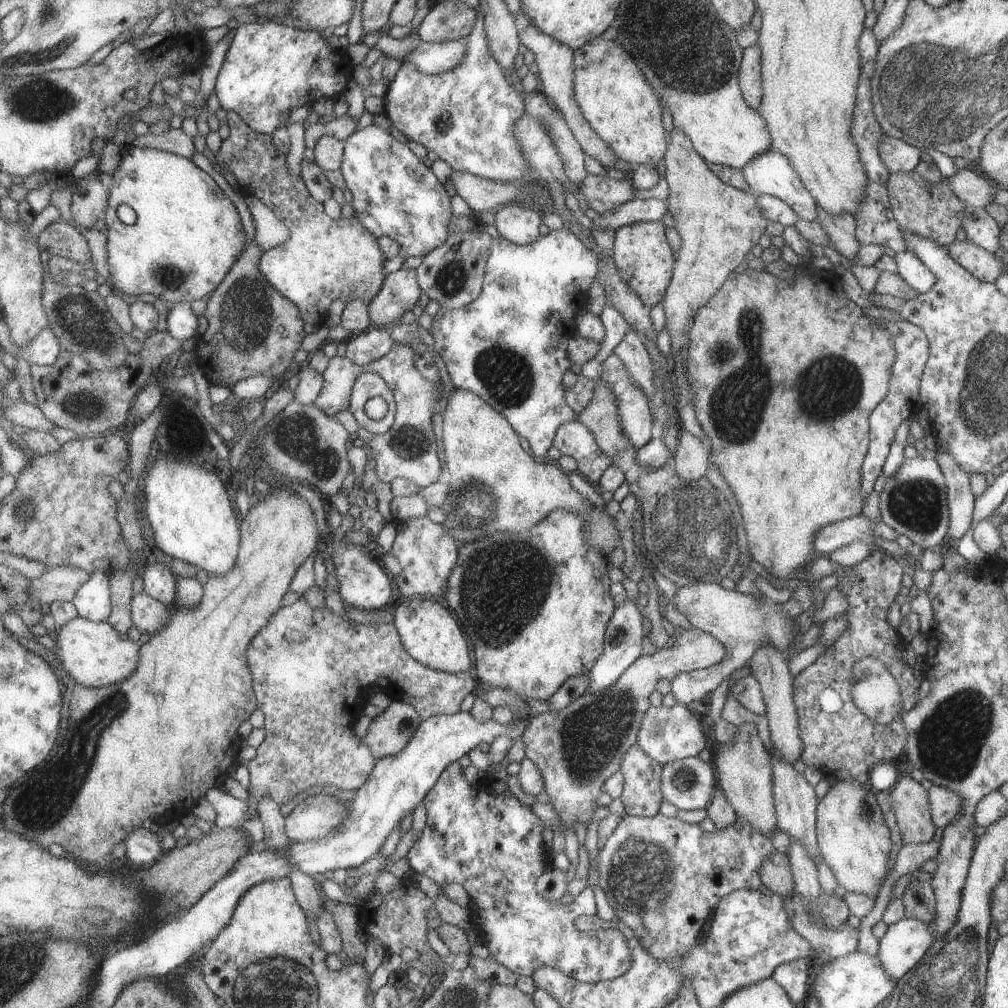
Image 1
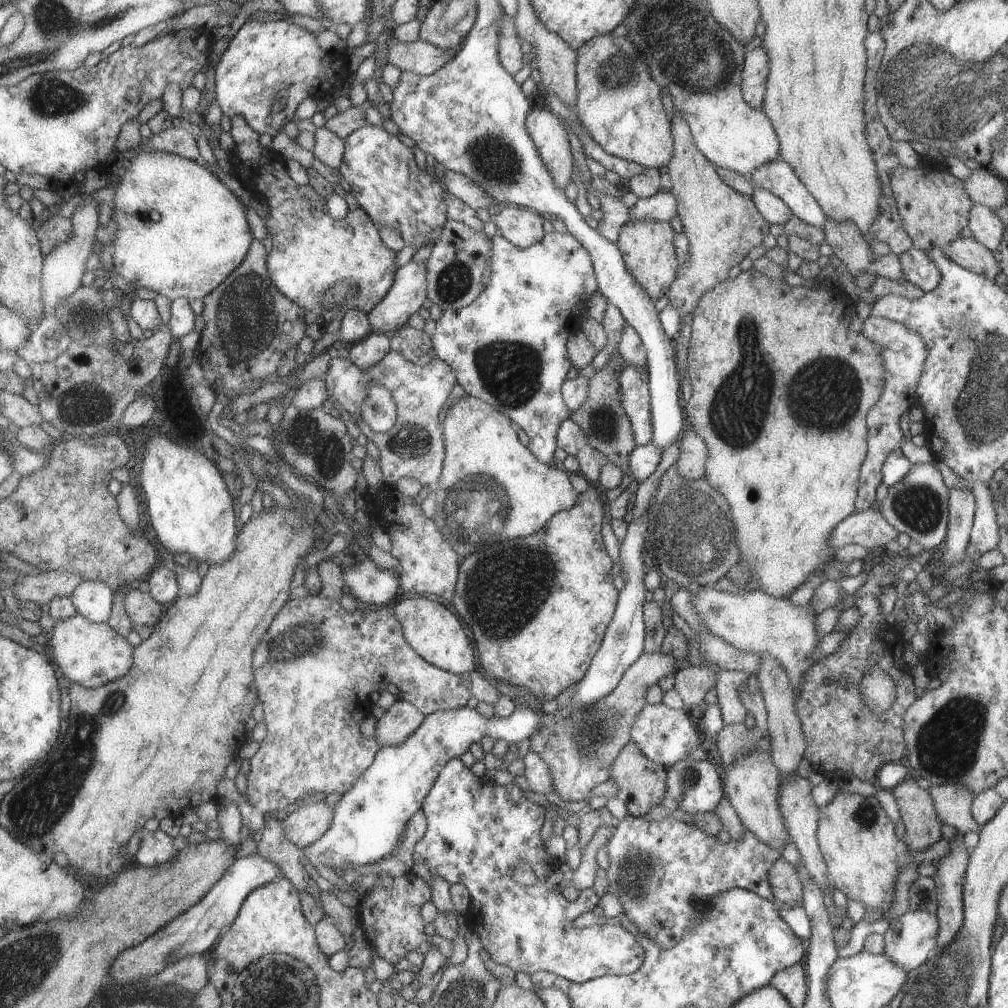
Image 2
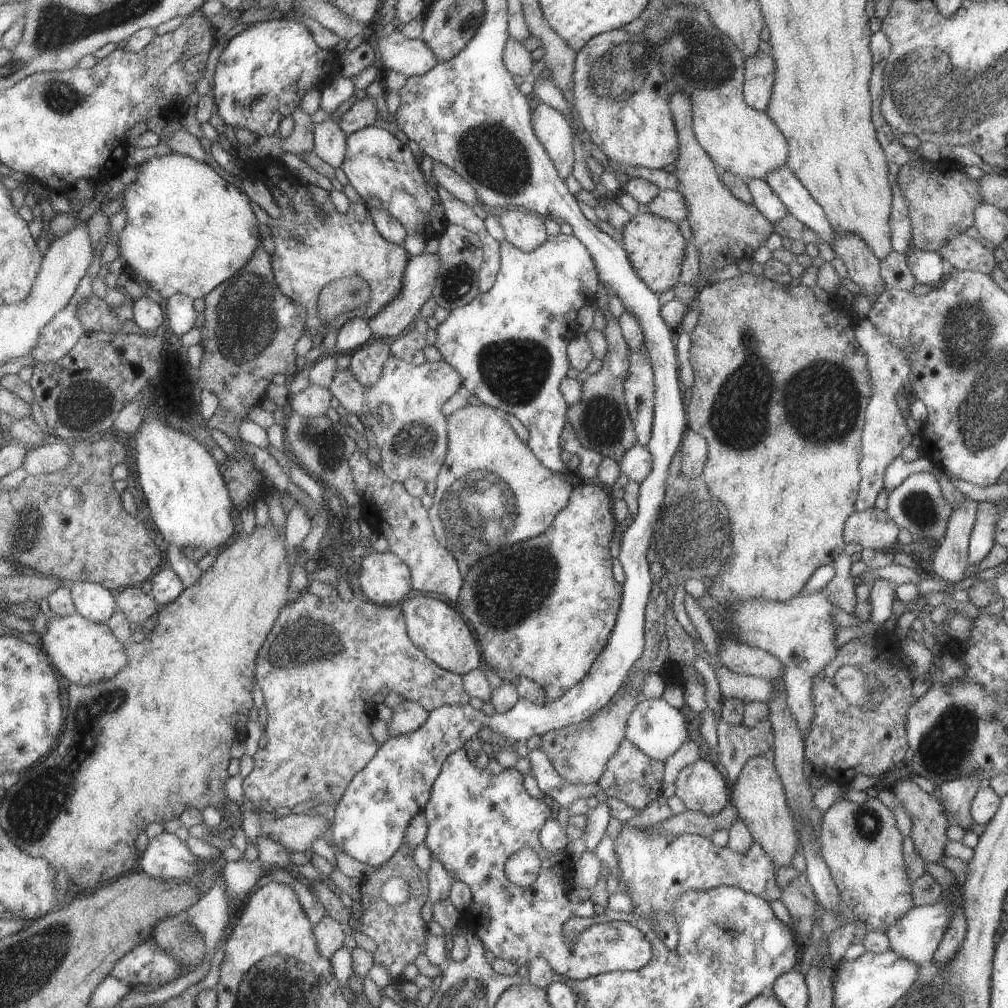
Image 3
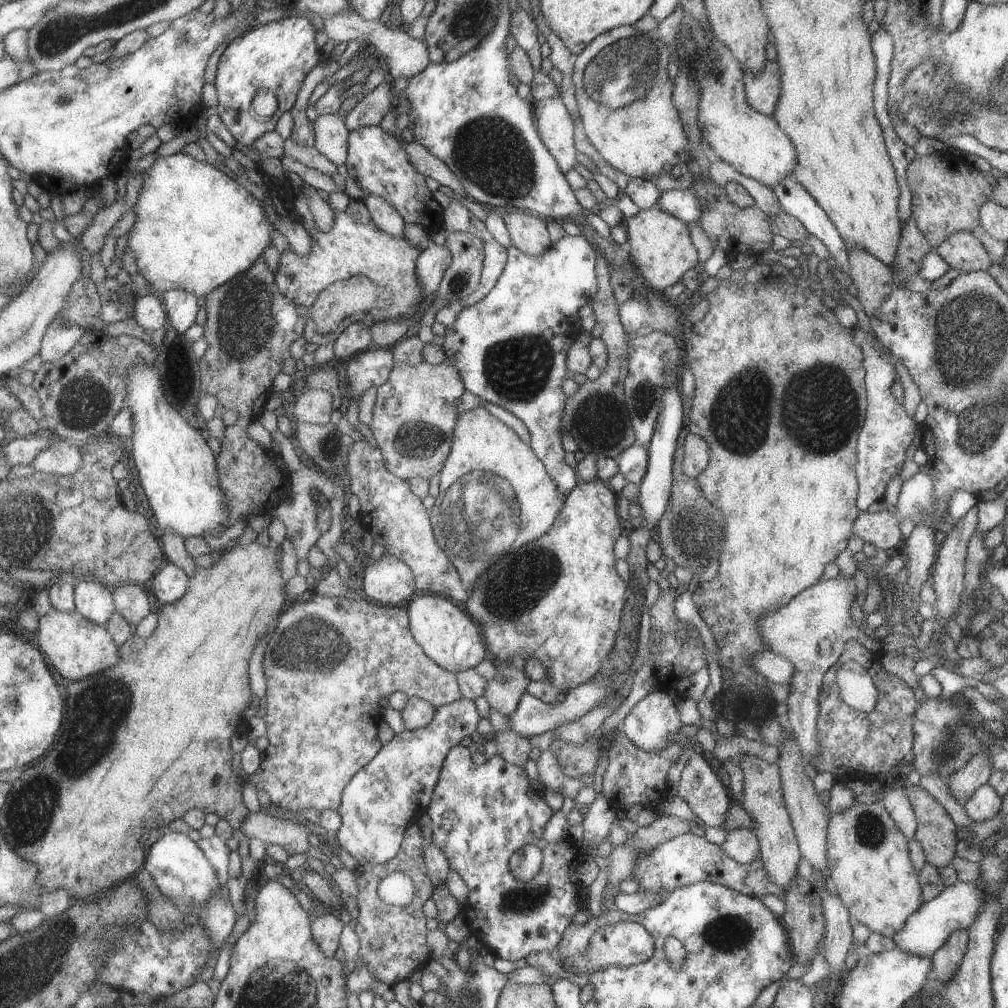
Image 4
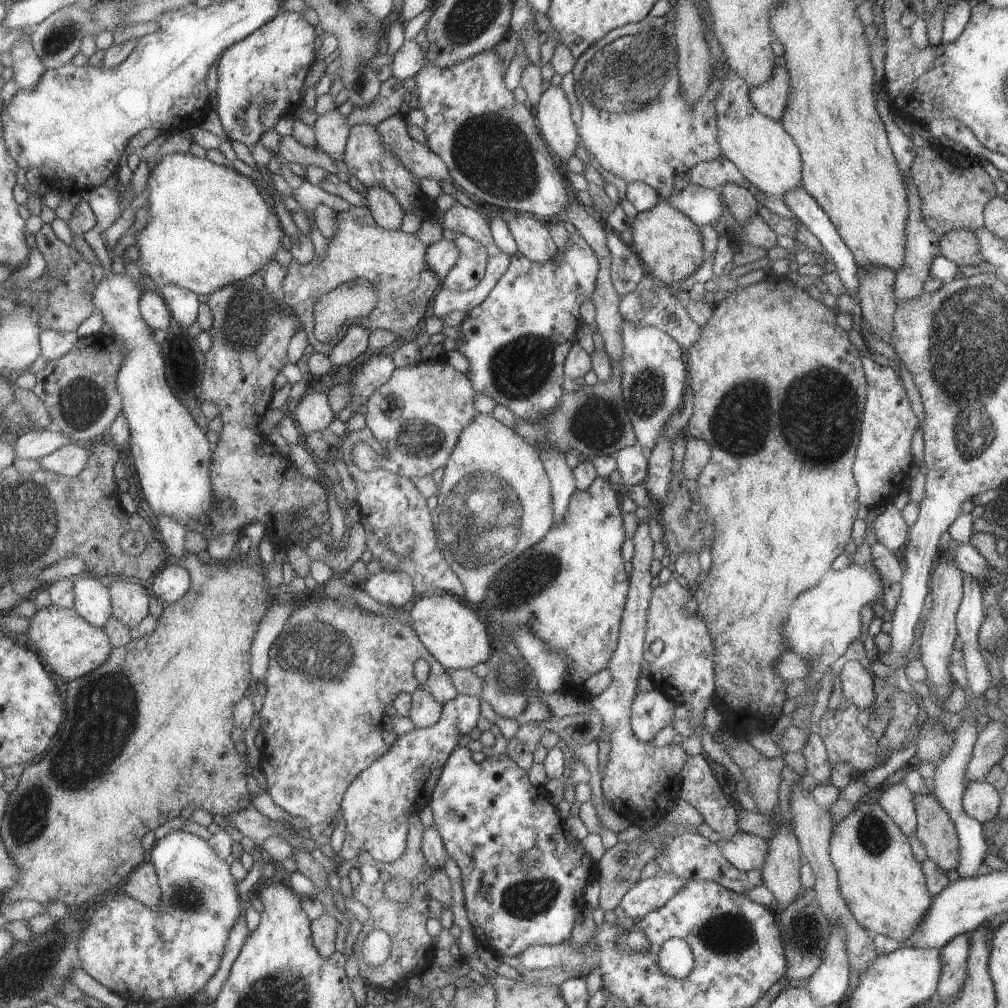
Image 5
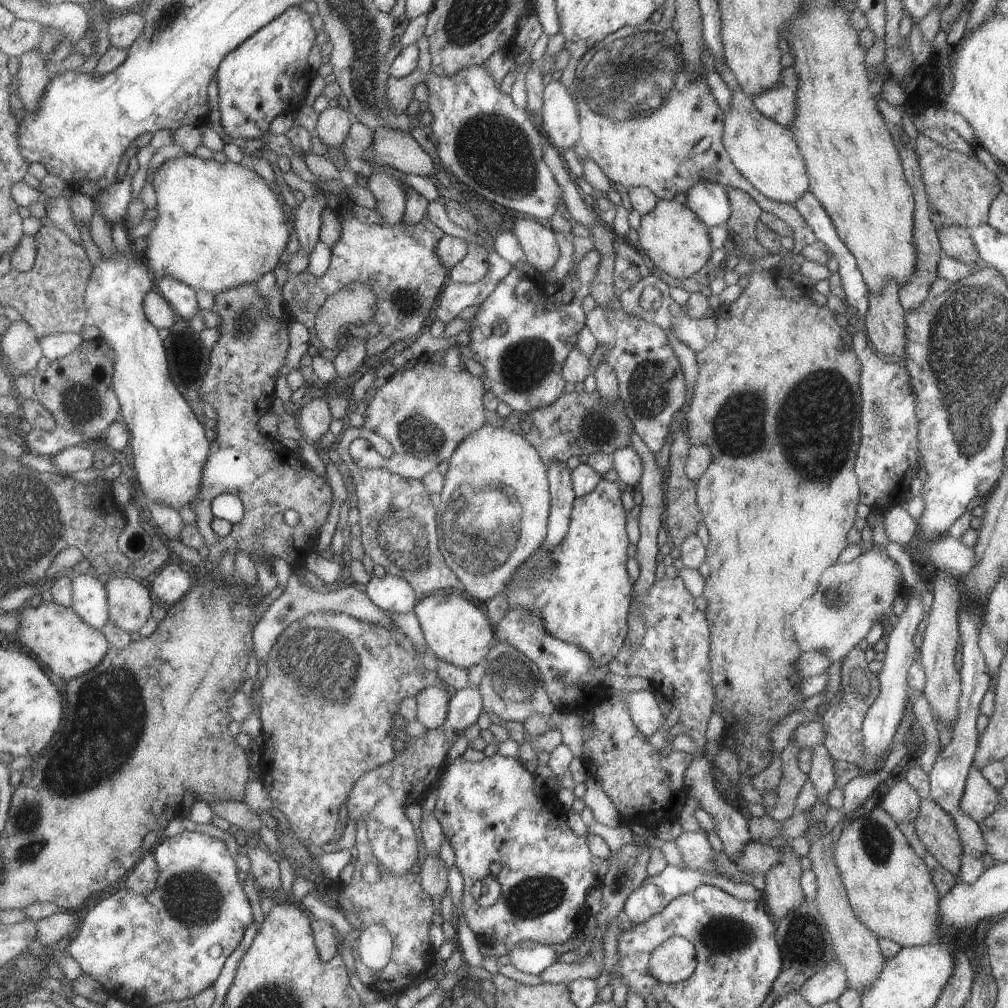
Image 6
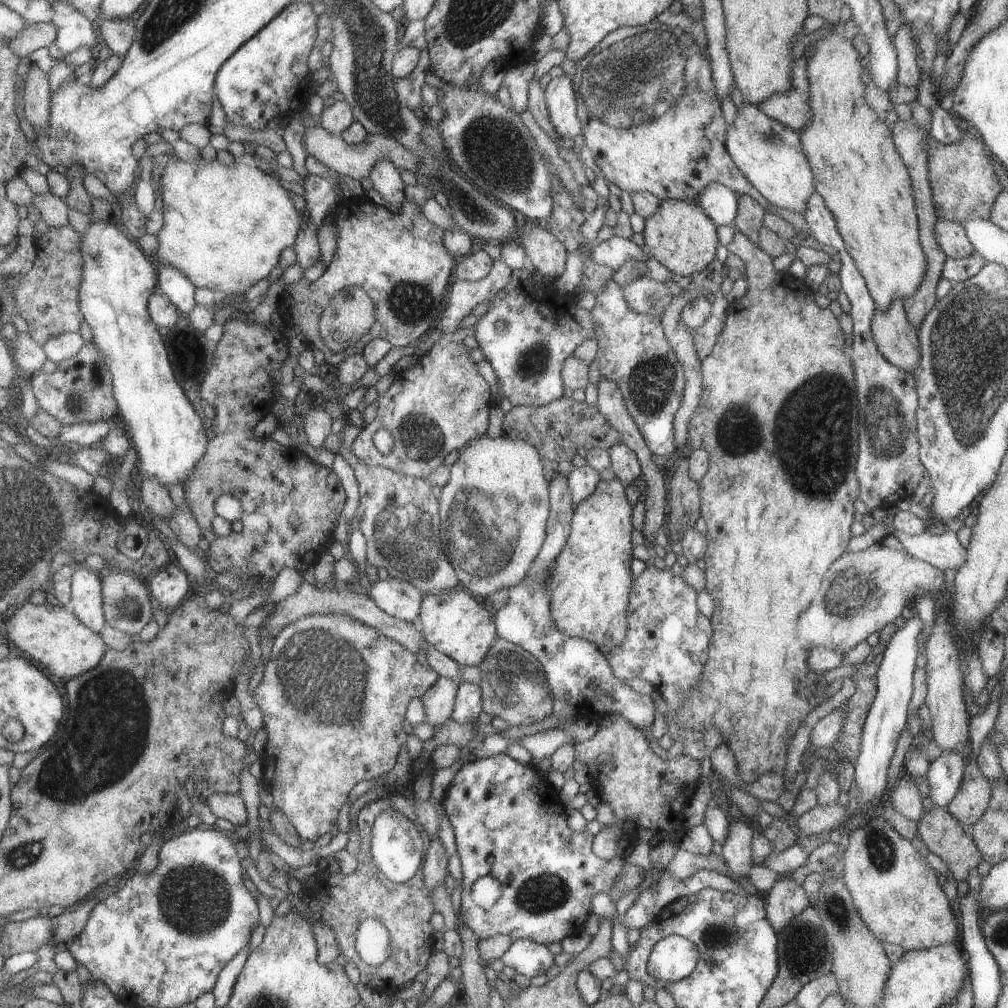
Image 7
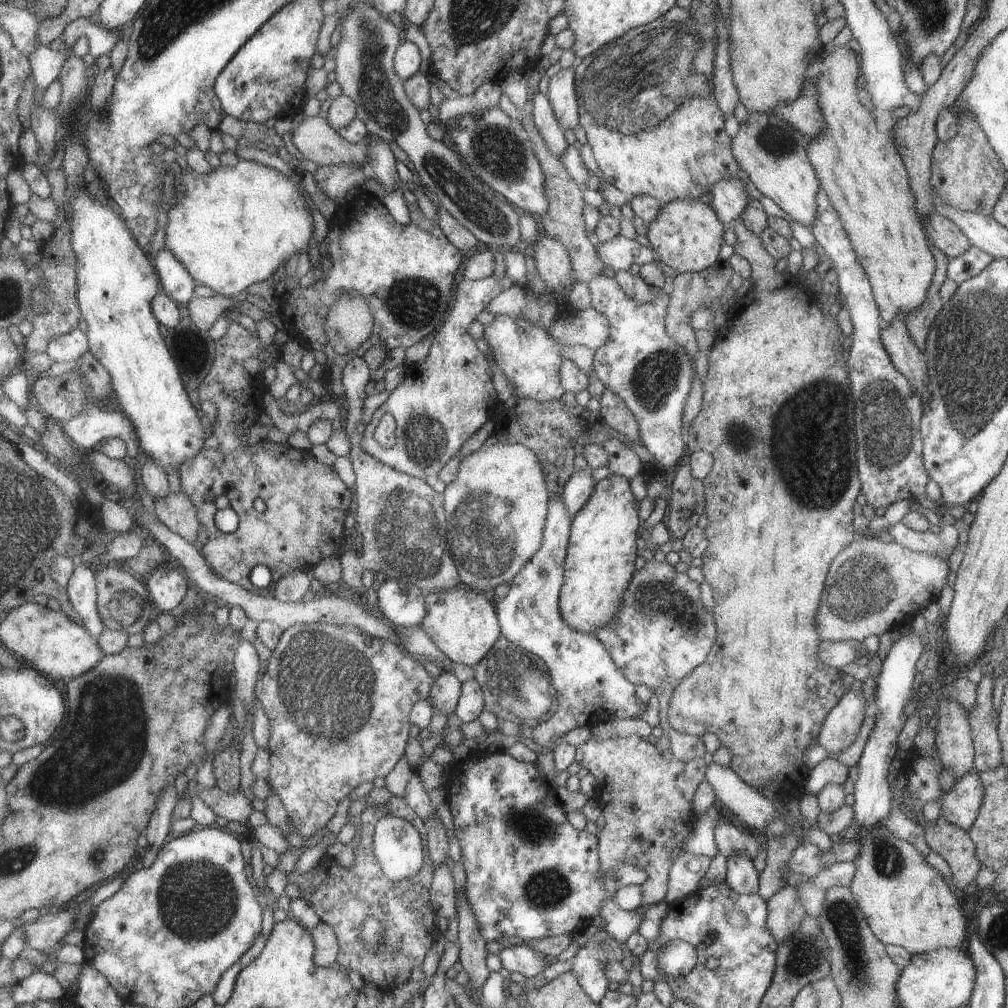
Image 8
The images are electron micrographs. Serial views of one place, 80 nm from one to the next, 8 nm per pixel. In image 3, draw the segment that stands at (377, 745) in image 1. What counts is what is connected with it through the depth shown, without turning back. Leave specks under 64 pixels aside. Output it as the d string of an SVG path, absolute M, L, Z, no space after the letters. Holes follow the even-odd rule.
M403 699L396 707L393 707L390 719L385 723L389 737L396 737L417 730L428 712L415 701Z

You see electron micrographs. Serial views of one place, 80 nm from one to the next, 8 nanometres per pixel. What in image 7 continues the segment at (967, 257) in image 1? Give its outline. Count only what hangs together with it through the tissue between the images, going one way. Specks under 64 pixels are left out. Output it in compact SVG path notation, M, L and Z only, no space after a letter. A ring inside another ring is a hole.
M936 221L934 237L944 255L952 259L962 259L975 252L961 224L951 221Z

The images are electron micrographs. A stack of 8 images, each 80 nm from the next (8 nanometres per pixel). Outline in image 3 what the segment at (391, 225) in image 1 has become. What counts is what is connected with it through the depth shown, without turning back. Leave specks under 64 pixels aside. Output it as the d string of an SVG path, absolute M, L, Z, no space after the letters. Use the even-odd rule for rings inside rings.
M371 125L348 134L344 159L338 167L369 210L388 212L407 235L421 235L428 240L443 232L447 222L435 185L423 180L415 157L392 133Z

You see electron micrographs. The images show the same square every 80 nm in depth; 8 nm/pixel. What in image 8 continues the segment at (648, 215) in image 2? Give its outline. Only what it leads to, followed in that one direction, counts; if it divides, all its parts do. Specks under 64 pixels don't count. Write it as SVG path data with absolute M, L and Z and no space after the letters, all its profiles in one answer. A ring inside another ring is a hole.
M738 179L720 180L709 187L711 200L708 205L716 212L720 223L728 226L743 212L743 207L747 204L749 198L745 192L743 183Z

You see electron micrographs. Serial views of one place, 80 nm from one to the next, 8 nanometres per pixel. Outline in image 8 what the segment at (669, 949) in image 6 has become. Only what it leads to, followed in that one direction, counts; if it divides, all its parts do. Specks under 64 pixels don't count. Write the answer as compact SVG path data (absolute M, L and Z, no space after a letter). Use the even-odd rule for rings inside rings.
M671 939L658 950L656 968L664 976L687 974L696 963L696 948L681 939Z

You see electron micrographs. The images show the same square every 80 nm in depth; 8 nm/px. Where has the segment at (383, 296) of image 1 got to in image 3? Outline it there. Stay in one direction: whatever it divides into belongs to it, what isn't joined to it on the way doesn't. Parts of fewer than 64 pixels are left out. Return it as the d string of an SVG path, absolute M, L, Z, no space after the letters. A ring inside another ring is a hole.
M421 254L411 257L404 266L402 281L398 293L390 300L390 303L376 314L367 319L368 327L371 329L373 339L390 341L397 334L401 334L409 322L414 320L415 314L419 313L421 305L430 298L434 285L434 278L438 267L435 254Z

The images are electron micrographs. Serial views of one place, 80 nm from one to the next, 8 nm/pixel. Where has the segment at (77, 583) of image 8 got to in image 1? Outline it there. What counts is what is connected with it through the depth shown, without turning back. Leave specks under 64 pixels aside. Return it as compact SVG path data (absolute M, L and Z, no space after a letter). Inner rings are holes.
M91 571L87 582L76 590L71 602L79 617L90 621L105 621L110 613L108 574Z

